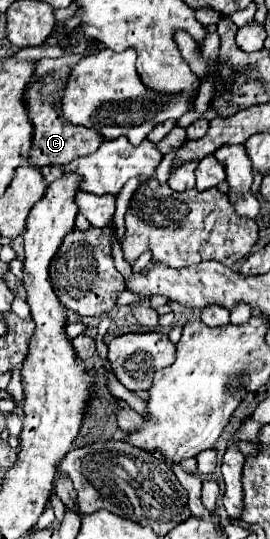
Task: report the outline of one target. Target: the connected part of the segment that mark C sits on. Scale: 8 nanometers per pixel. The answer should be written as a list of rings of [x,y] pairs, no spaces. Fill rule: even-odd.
[[[83,54],[77,56],[63,56],[63,58],[41,58],[35,62],[33,70],[33,82],[25,88],[25,108],[29,114],[29,120],[33,124],[35,136],[33,136],[33,146],[29,150],[29,164],[41,168],[41,166],[65,166],[73,162],[79,156],[87,156],[99,148],[101,134],[95,130],[89,130],[85,126],[75,126],[67,122],[61,114],[61,96],[63,96],[63,86],[69,78],[71,68]]]

